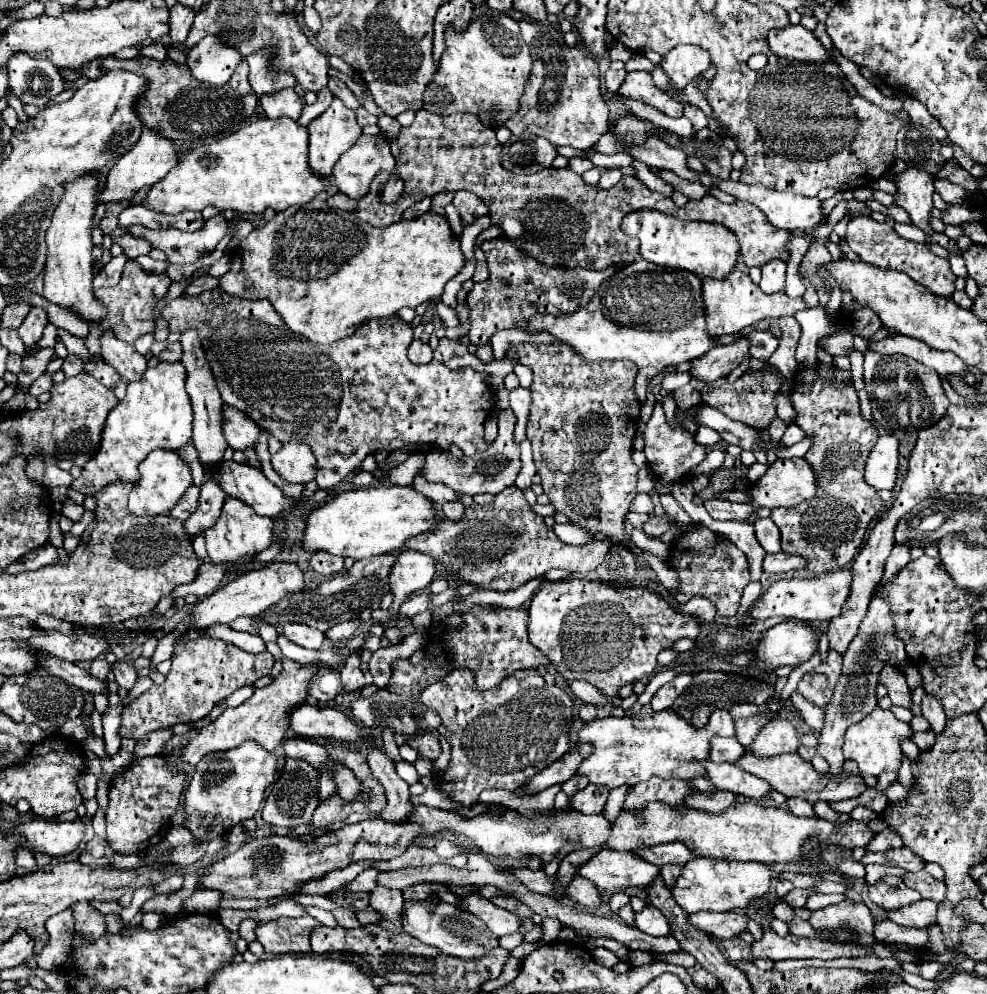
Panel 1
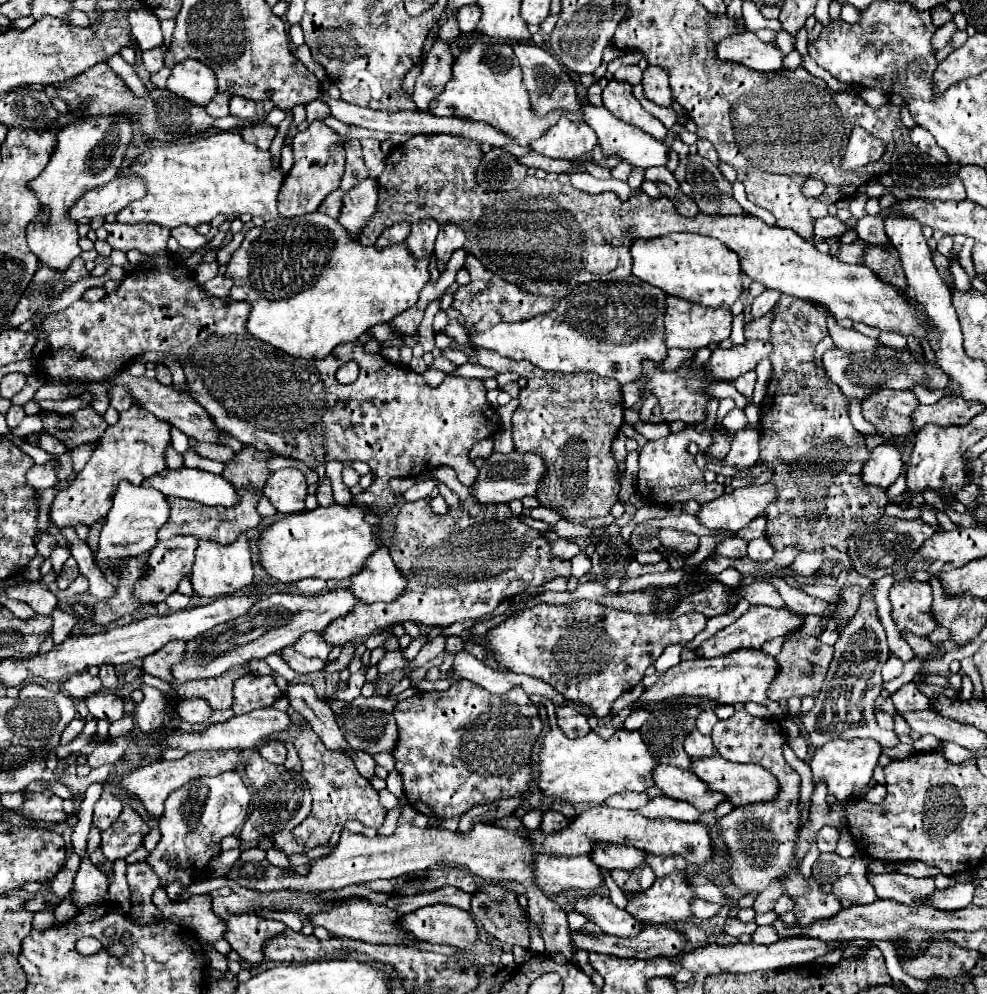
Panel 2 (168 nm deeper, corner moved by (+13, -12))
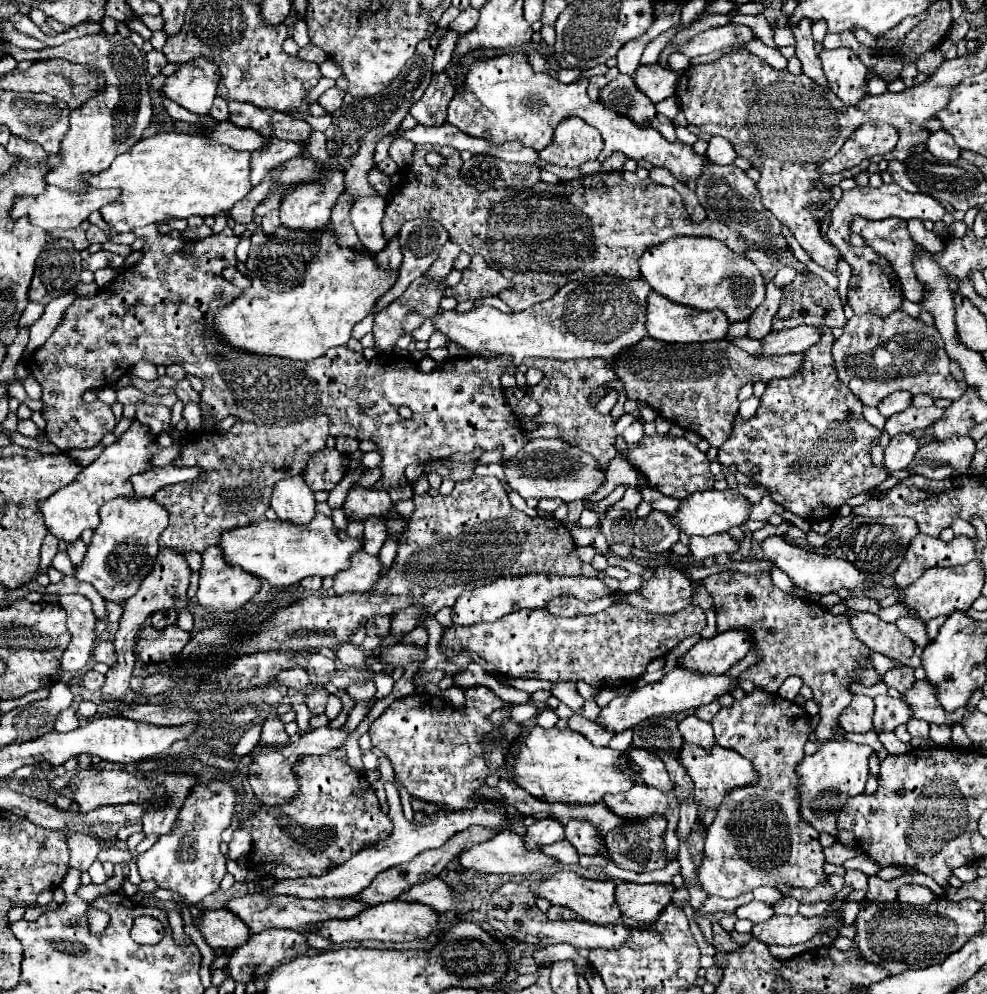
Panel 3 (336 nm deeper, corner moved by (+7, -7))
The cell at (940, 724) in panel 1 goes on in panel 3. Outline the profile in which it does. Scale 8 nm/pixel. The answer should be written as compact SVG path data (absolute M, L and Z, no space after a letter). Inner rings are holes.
M902 667L902 669L892 669L884 675L884 681L888 687L898 689L900 693L906 693L906 689L914 687L914 669L912 667Z

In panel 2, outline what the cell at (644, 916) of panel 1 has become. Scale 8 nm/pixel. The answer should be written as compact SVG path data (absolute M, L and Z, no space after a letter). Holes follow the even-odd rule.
M600 892L590 896L578 896L572 902L572 908L594 922L602 932L628 938L640 932L640 922L636 922L626 910L612 904L612 900Z

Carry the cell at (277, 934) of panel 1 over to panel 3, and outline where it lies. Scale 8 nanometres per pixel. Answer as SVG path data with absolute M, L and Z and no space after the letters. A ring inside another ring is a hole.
M216 909L216 911L206 911L202 919L194 921L194 925L202 931L204 939L214 947L240 947L244 941L248 941L250 927L240 919L230 913L230 909Z

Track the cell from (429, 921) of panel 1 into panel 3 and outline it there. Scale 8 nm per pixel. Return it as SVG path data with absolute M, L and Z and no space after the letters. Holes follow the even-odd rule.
M258 893L258 895L244 895L238 899L232 899L226 903L226 907L236 913L238 917L242 917L242 921L250 927L252 933L260 933L264 929L272 929L272 927L286 927L286 929L294 929L298 933L310 933L312 925L318 925L322 921L328 921L330 917L338 917L338 919L346 919L346 917L354 917L358 913L362 913L362 909L370 907L360 899L354 897L342 897L342 899L322 899L322 901L312 901L312 899L298 899L298 897L286 897L286 895L278 895L278 897L266 897L266 893Z

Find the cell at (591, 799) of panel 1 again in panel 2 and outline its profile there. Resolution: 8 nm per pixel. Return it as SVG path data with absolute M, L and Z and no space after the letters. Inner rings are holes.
M546 810L544 814L542 814L542 822L540 822L540 830L544 832L544 834L552 834L552 832L560 832L562 828L566 828L566 818L560 814L560 812L556 812L556 810Z

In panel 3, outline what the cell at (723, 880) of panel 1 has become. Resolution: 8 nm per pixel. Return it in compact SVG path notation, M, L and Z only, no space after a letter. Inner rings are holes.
M620 881L616 885L616 903L620 905L622 915L636 919L640 923L654 923L658 913L666 909L672 901L674 885L672 883L628 883Z

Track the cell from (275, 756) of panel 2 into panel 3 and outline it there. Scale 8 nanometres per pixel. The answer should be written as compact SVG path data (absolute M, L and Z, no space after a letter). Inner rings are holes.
M270 717L262 725L262 741L266 745L282 745L288 741L288 735L284 731L284 723L278 717Z

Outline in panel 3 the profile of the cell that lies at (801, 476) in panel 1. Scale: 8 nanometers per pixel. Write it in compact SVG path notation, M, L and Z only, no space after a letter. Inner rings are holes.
M702 491L702 493L692 493L686 497L680 505L680 509L672 515L672 521L688 535L716 535L724 533L732 527L740 527L746 523L750 517L752 503L744 495L730 495L730 491Z

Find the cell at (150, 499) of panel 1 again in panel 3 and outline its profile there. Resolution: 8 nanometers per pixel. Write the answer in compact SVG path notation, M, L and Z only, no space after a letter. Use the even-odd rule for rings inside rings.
M116 497L100 509L100 525L94 531L92 543L86 551L82 565L76 569L78 581L88 581L96 591L114 603L132 597L142 581L154 567L158 555L158 537L168 525L168 513L152 497L124 499Z

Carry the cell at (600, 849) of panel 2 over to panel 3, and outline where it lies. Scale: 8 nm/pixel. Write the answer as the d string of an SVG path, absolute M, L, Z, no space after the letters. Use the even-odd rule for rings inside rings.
M570 819L566 823L566 841L570 841L582 855L600 855L600 849L606 847L606 843L598 845L598 841L604 841L598 833L598 827L590 821L578 819Z

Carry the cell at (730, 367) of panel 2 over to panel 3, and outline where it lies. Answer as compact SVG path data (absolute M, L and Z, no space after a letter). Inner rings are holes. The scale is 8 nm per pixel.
M794 327L794 329L782 329L778 333L768 333L760 339L762 351L756 353L756 357L774 357L774 355L788 355L788 353L802 353L810 345L814 345L820 339L820 331L816 327Z

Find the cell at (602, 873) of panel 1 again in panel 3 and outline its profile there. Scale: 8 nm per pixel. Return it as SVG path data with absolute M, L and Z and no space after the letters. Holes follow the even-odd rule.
M510 831L510 833L498 833L492 839L484 841L484 843L478 843L472 849L464 851L460 855L460 863L466 869L478 871L478 873L498 873L498 875L508 873L508 875L518 875L518 873L536 873L536 871L542 873L544 869L554 867L558 863L558 859L544 855L540 849L526 849L522 837L516 835L514 831Z

